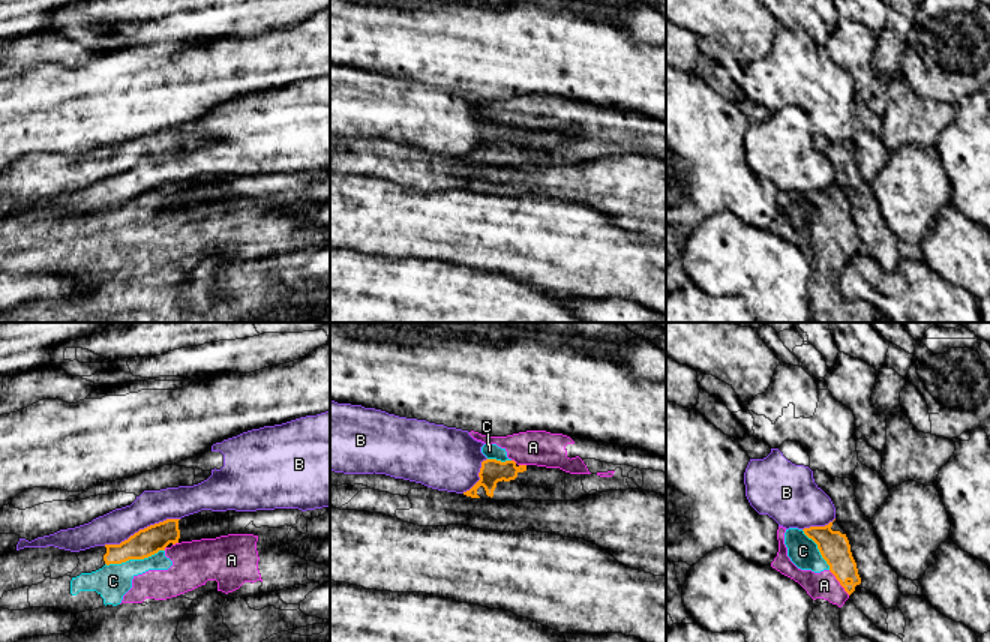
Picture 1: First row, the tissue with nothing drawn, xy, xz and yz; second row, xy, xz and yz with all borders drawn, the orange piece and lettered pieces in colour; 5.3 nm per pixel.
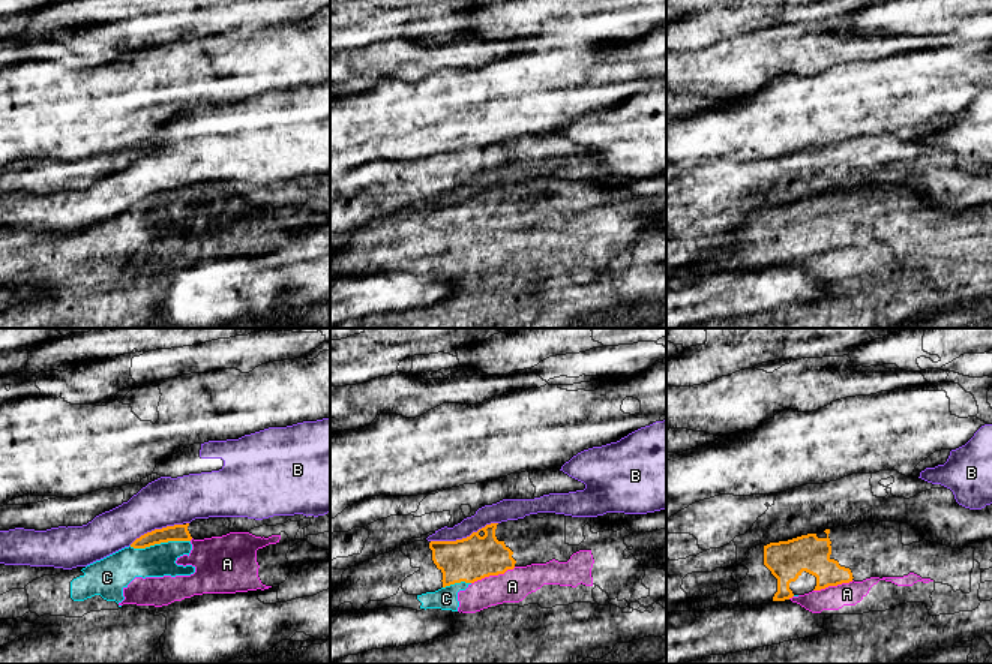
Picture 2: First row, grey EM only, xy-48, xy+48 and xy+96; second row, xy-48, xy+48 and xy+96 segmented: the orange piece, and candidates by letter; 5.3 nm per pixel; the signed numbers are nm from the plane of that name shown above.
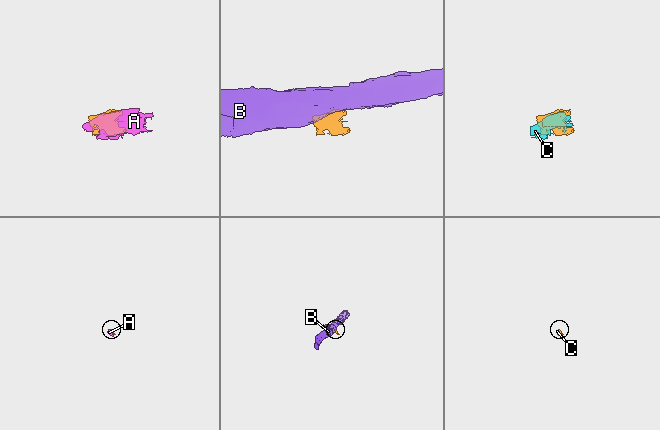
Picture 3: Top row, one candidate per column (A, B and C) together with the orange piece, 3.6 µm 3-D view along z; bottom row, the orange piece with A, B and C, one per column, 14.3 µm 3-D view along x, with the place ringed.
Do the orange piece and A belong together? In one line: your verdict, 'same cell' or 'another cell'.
same cell

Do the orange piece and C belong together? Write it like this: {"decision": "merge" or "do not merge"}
{"decision": "merge"}

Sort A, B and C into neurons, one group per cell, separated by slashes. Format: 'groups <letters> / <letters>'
groups A C / B

